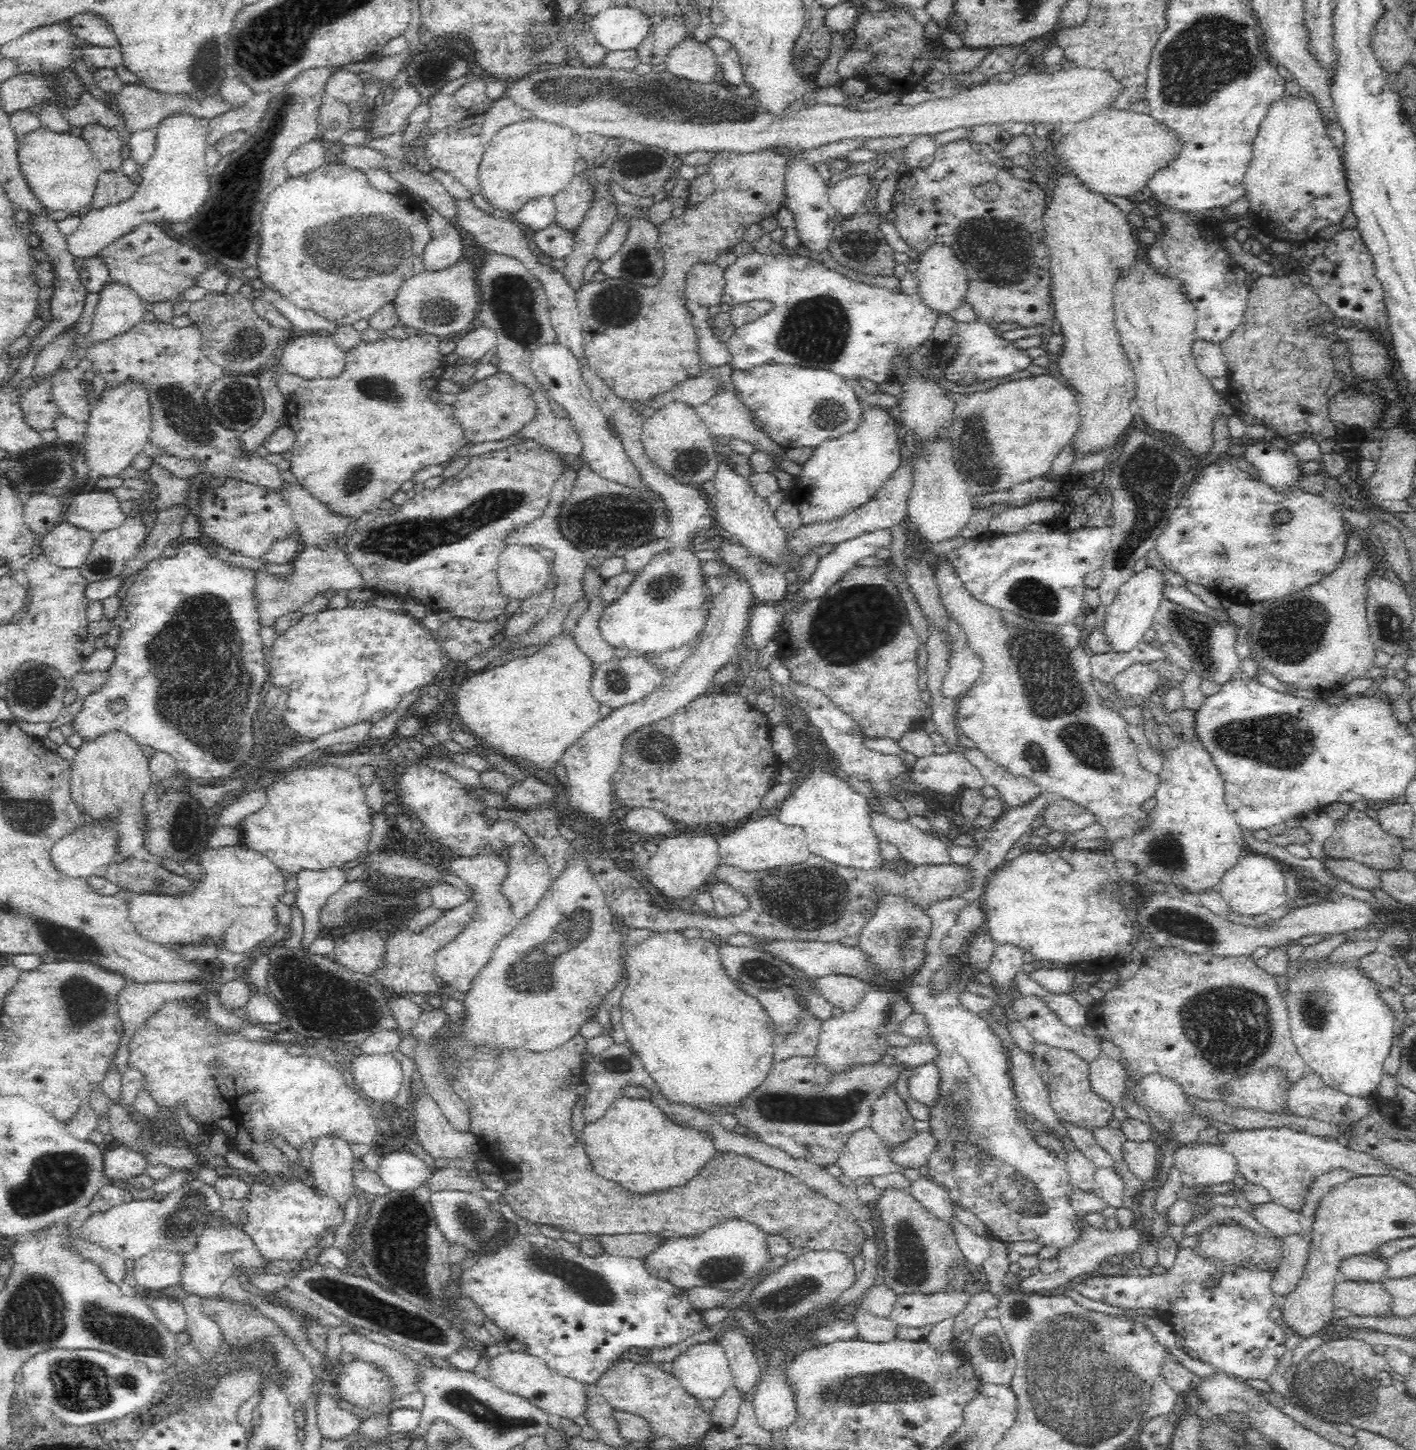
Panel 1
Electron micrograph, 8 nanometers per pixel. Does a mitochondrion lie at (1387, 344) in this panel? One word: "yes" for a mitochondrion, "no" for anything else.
no

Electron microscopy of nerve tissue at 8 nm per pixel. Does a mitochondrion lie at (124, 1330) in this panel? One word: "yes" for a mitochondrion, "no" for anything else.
yes

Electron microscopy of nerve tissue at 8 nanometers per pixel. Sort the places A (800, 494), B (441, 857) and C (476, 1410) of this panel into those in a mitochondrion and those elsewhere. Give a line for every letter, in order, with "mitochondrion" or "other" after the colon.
A: other
B: other
C: mitochondrion

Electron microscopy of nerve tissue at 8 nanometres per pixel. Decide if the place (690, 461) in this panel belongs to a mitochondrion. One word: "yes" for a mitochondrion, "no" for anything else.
yes

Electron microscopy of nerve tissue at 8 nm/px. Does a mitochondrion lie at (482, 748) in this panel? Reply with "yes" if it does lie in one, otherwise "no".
no

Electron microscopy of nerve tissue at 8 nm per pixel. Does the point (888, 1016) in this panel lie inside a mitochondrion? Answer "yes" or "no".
yes

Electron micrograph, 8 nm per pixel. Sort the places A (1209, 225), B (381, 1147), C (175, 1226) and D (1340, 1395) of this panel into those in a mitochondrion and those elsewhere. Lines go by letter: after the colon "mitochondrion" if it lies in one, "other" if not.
A: other
B: other
C: mitochondrion
D: mitochondrion

